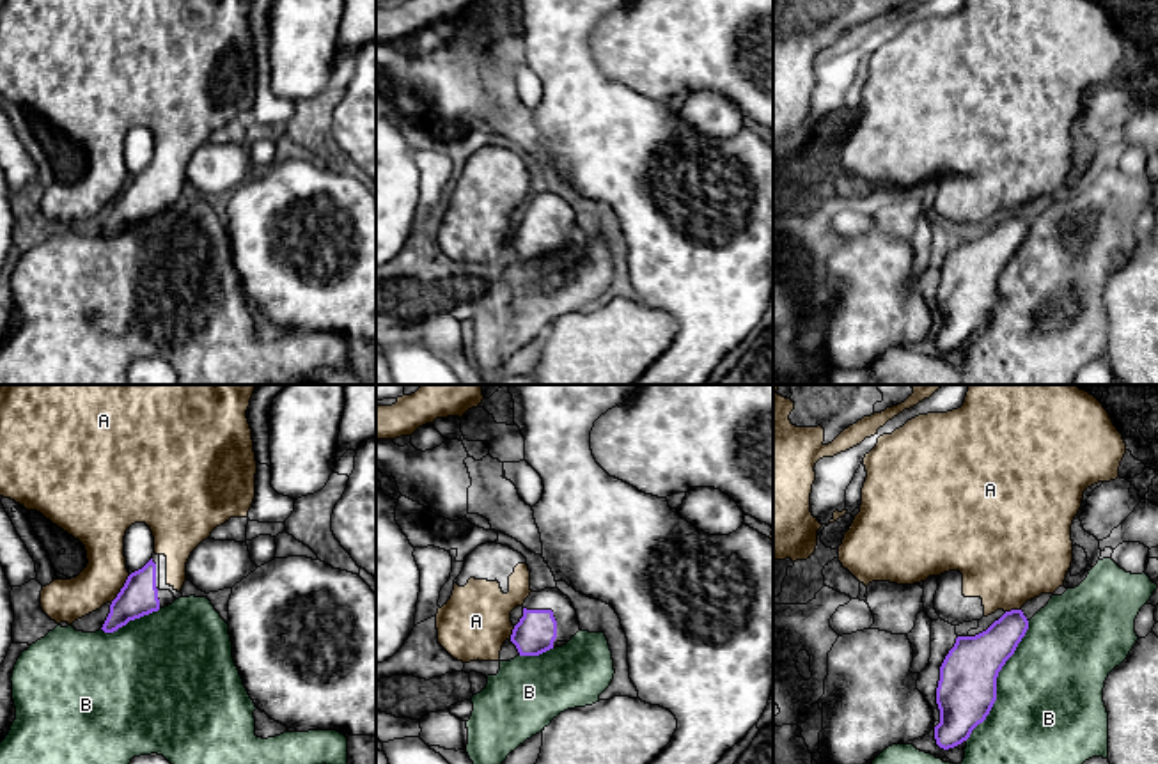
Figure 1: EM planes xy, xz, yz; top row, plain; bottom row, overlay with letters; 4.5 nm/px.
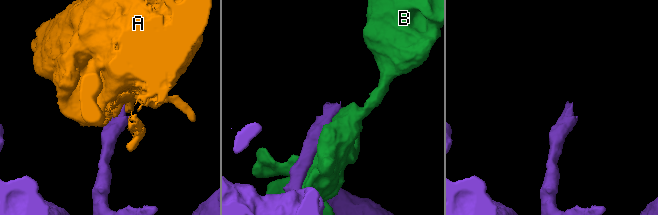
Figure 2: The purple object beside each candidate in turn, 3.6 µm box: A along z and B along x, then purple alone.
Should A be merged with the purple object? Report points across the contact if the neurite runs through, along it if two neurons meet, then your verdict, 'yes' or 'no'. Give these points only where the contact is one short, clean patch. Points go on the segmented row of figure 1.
yes

